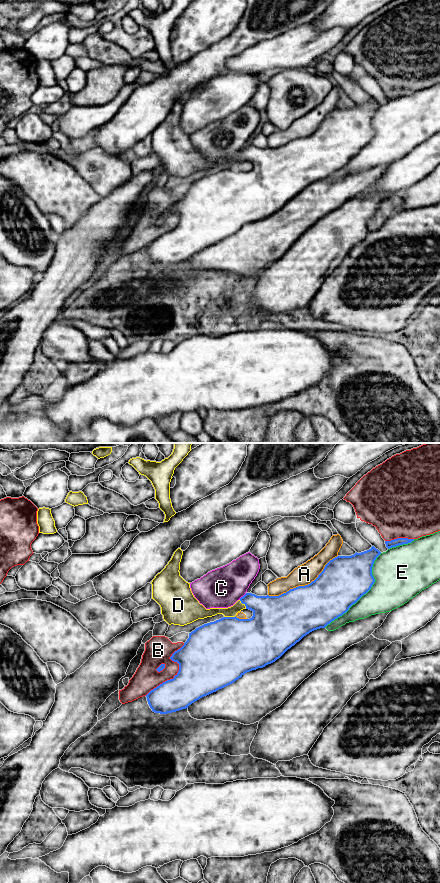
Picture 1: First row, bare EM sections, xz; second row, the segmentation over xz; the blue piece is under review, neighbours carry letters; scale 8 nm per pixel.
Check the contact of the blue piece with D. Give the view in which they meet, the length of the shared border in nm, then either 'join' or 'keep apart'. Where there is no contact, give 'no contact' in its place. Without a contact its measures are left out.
xz | 100 nm | join

